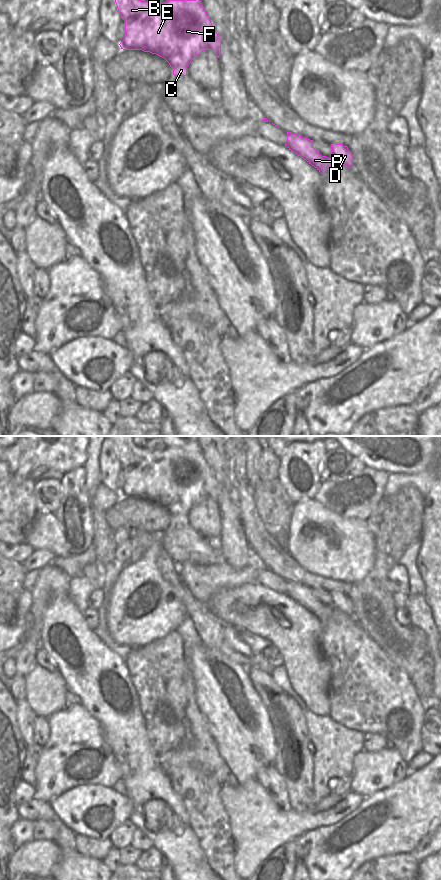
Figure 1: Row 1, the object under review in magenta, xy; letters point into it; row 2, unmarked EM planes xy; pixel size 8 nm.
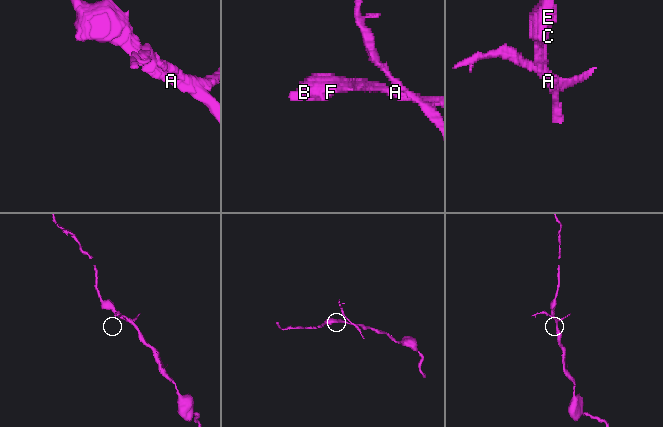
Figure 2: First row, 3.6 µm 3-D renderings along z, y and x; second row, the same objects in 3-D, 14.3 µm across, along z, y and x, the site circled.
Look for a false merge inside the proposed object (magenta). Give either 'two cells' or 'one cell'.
two cells

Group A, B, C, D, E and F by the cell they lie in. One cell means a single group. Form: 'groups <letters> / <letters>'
groups A B C E F / D

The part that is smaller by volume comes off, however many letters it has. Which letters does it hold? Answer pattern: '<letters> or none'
D

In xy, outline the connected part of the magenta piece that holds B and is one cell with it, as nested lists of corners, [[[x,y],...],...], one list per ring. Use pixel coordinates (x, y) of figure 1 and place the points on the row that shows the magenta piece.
[[[115,0],[121,18],[125,21],[125,37],[119,44],[123,50],[142,50],[164,58],[174,76],[187,76],[187,67],[204,50],[221,55],[221,39],[215,31],[200,0],[166,0],[162,4],[150,4],[145,0]]]

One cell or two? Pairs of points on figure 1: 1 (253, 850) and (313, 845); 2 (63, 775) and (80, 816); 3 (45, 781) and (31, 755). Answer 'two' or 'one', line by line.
1: two
2: two
3: two

